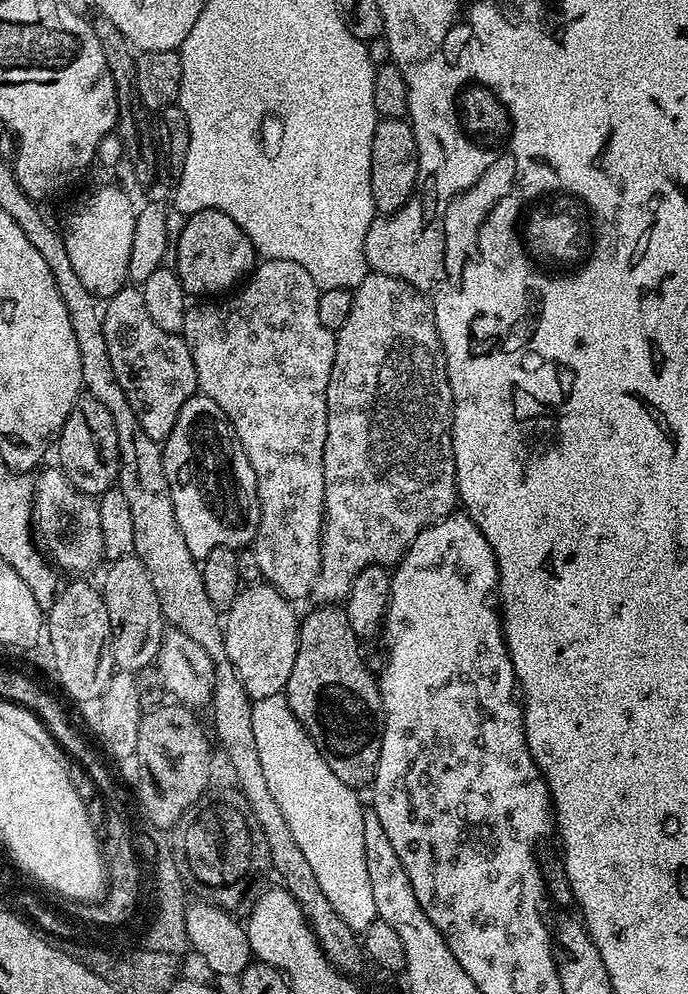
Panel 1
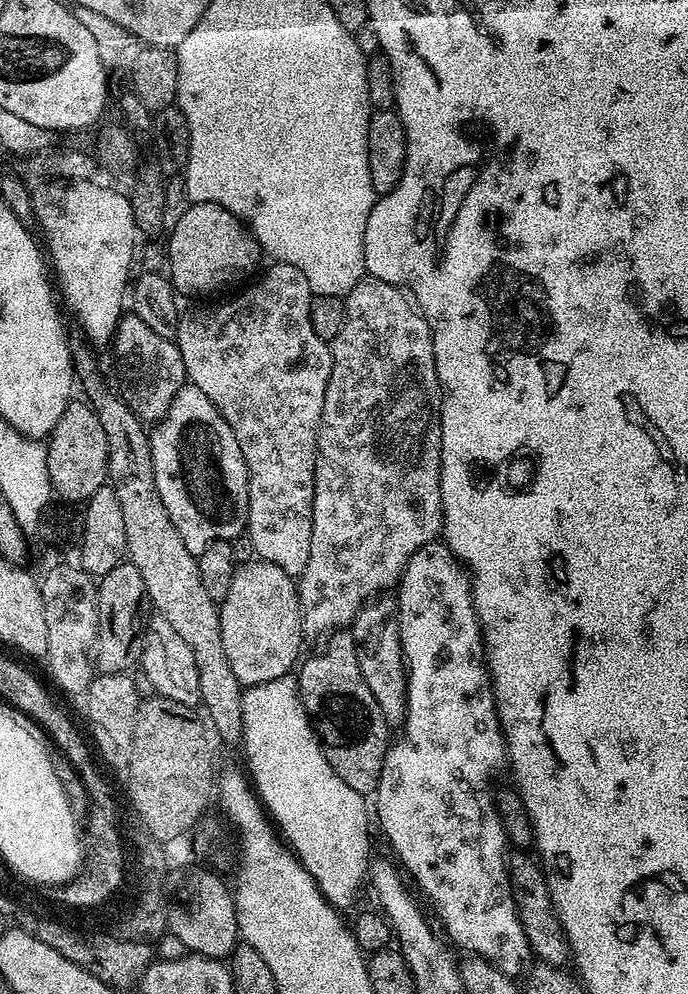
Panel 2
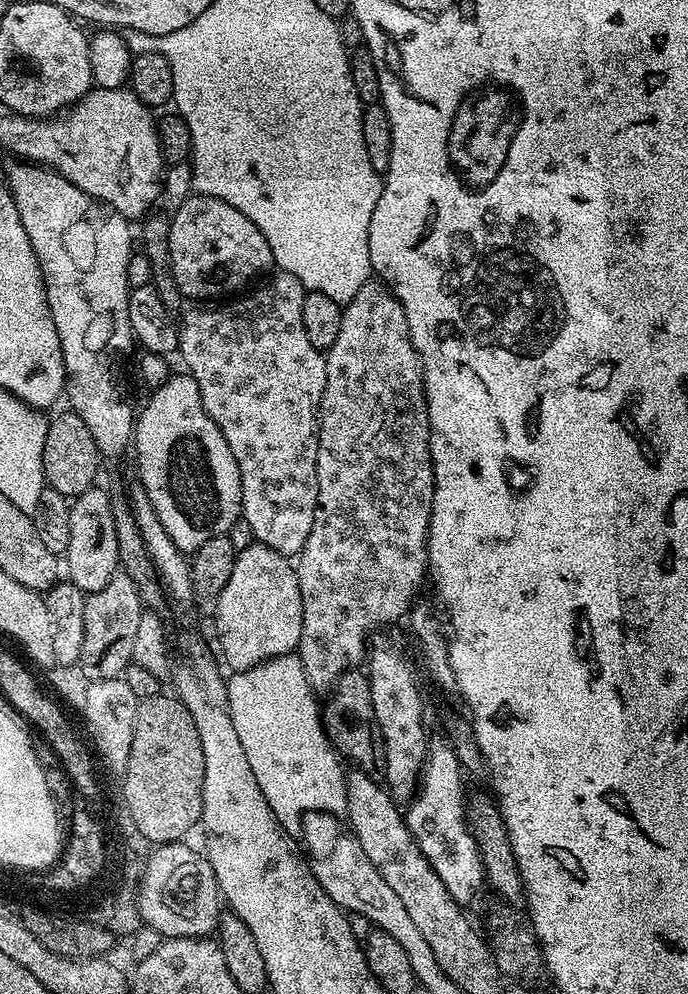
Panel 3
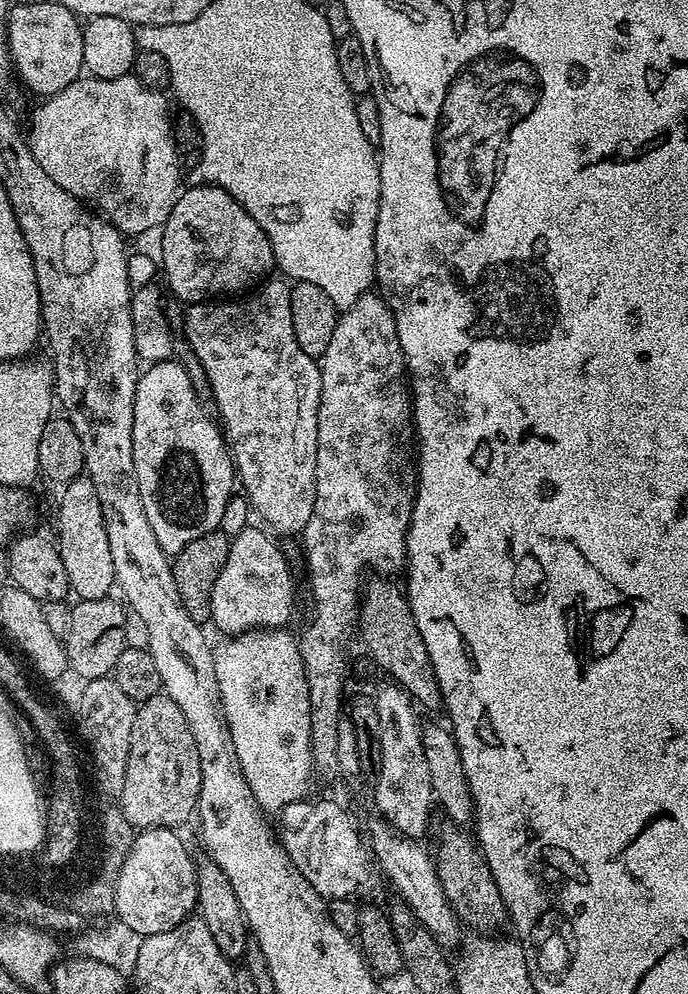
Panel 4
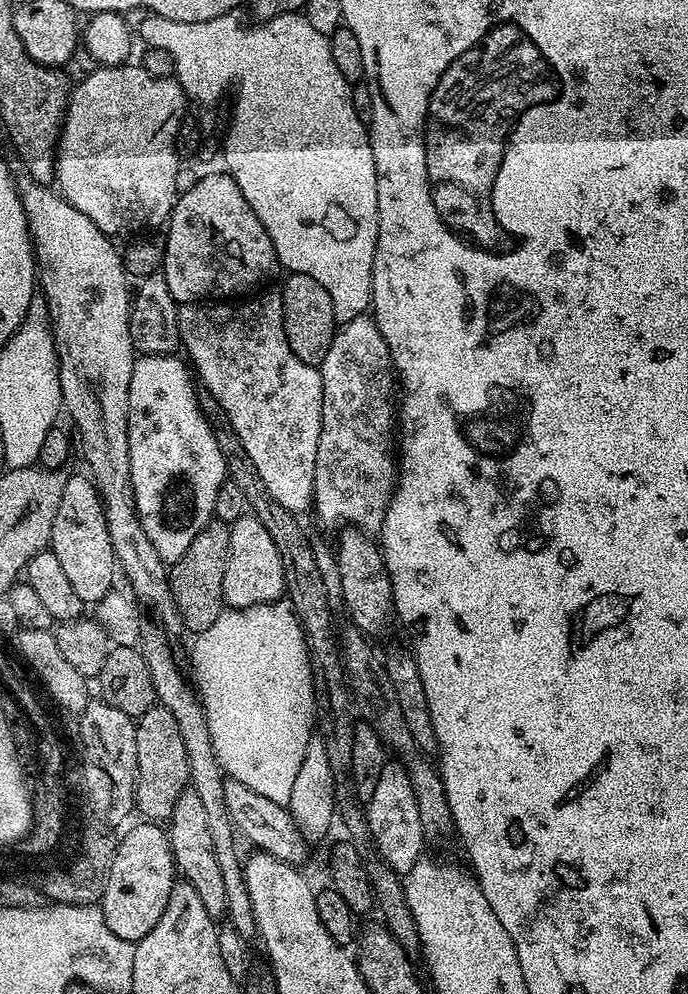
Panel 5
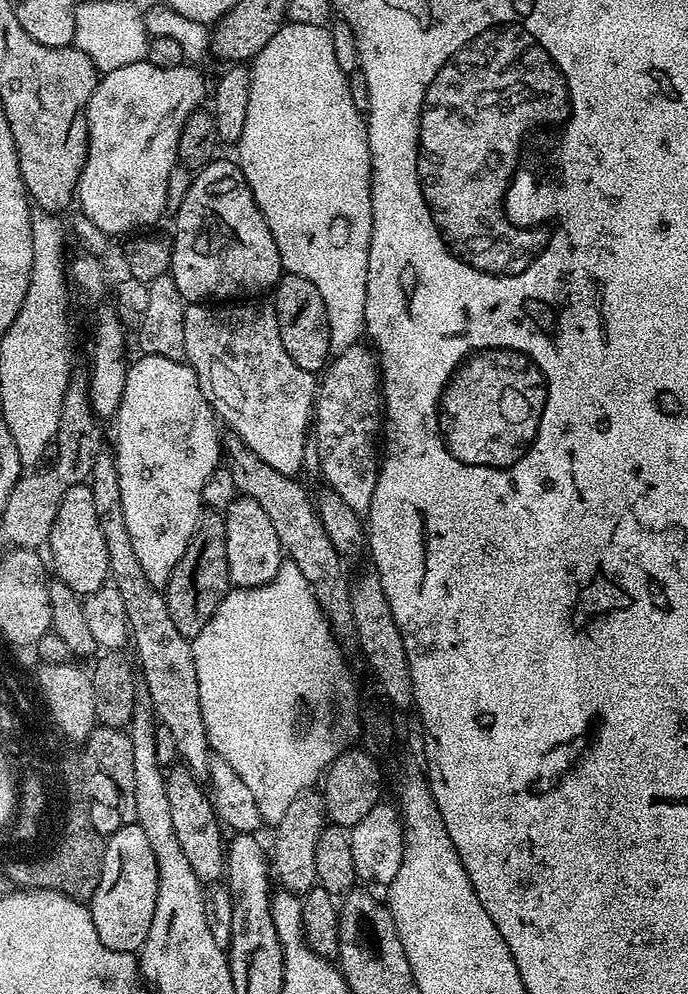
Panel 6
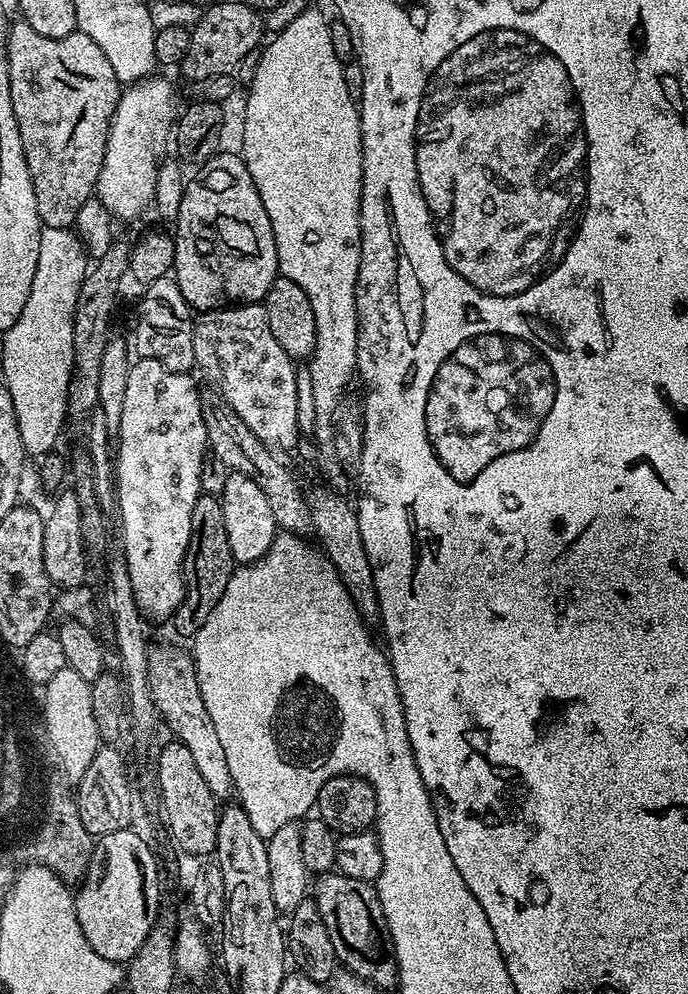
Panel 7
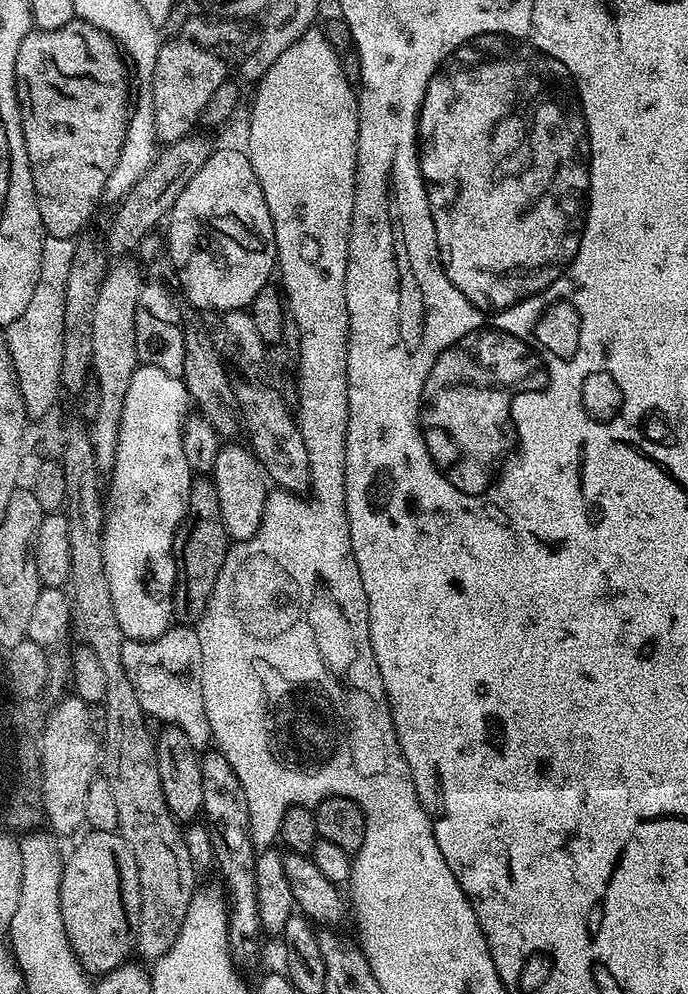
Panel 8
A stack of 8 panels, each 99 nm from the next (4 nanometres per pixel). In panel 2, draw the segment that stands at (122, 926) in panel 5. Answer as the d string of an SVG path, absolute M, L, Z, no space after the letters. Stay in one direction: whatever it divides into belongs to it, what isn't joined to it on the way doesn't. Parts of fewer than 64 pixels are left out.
M197 871L182 881L174 892L174 903L167 909L167 931L173 932L182 938L185 949L197 956L208 956L212 960L224 960L231 957L232 952L240 940L238 918L236 917L236 898L233 889L225 883L223 875L215 876L215 871Z

